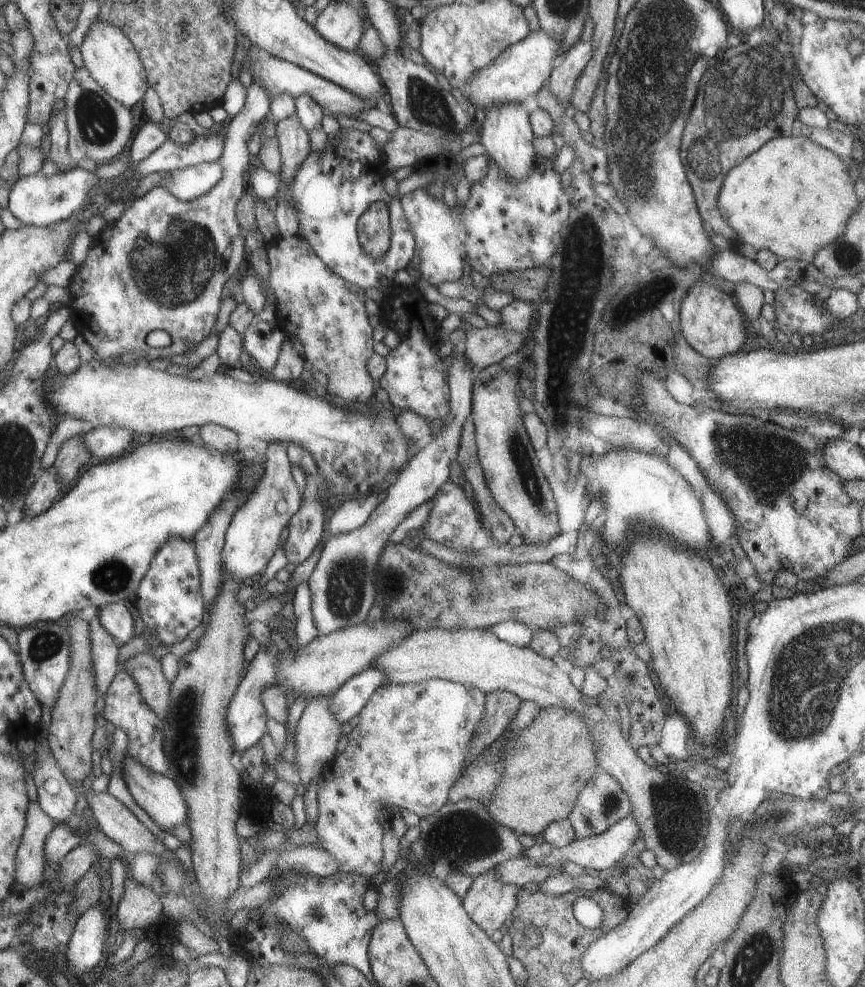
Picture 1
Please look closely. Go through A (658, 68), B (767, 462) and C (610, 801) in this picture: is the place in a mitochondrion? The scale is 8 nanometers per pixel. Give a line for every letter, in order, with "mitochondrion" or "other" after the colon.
A: mitochondrion
B: mitochondrion
C: mitochondrion

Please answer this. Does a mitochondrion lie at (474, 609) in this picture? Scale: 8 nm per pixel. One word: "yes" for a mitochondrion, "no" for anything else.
no

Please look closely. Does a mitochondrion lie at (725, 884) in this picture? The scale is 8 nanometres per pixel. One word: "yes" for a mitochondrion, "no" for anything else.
no

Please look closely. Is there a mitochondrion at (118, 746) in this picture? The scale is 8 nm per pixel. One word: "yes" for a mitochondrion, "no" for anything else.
no

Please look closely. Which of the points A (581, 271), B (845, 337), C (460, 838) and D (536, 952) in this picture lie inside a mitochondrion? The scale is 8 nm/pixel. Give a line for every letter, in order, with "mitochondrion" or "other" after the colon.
A: mitochondrion
B: other
C: mitochondrion
D: other

